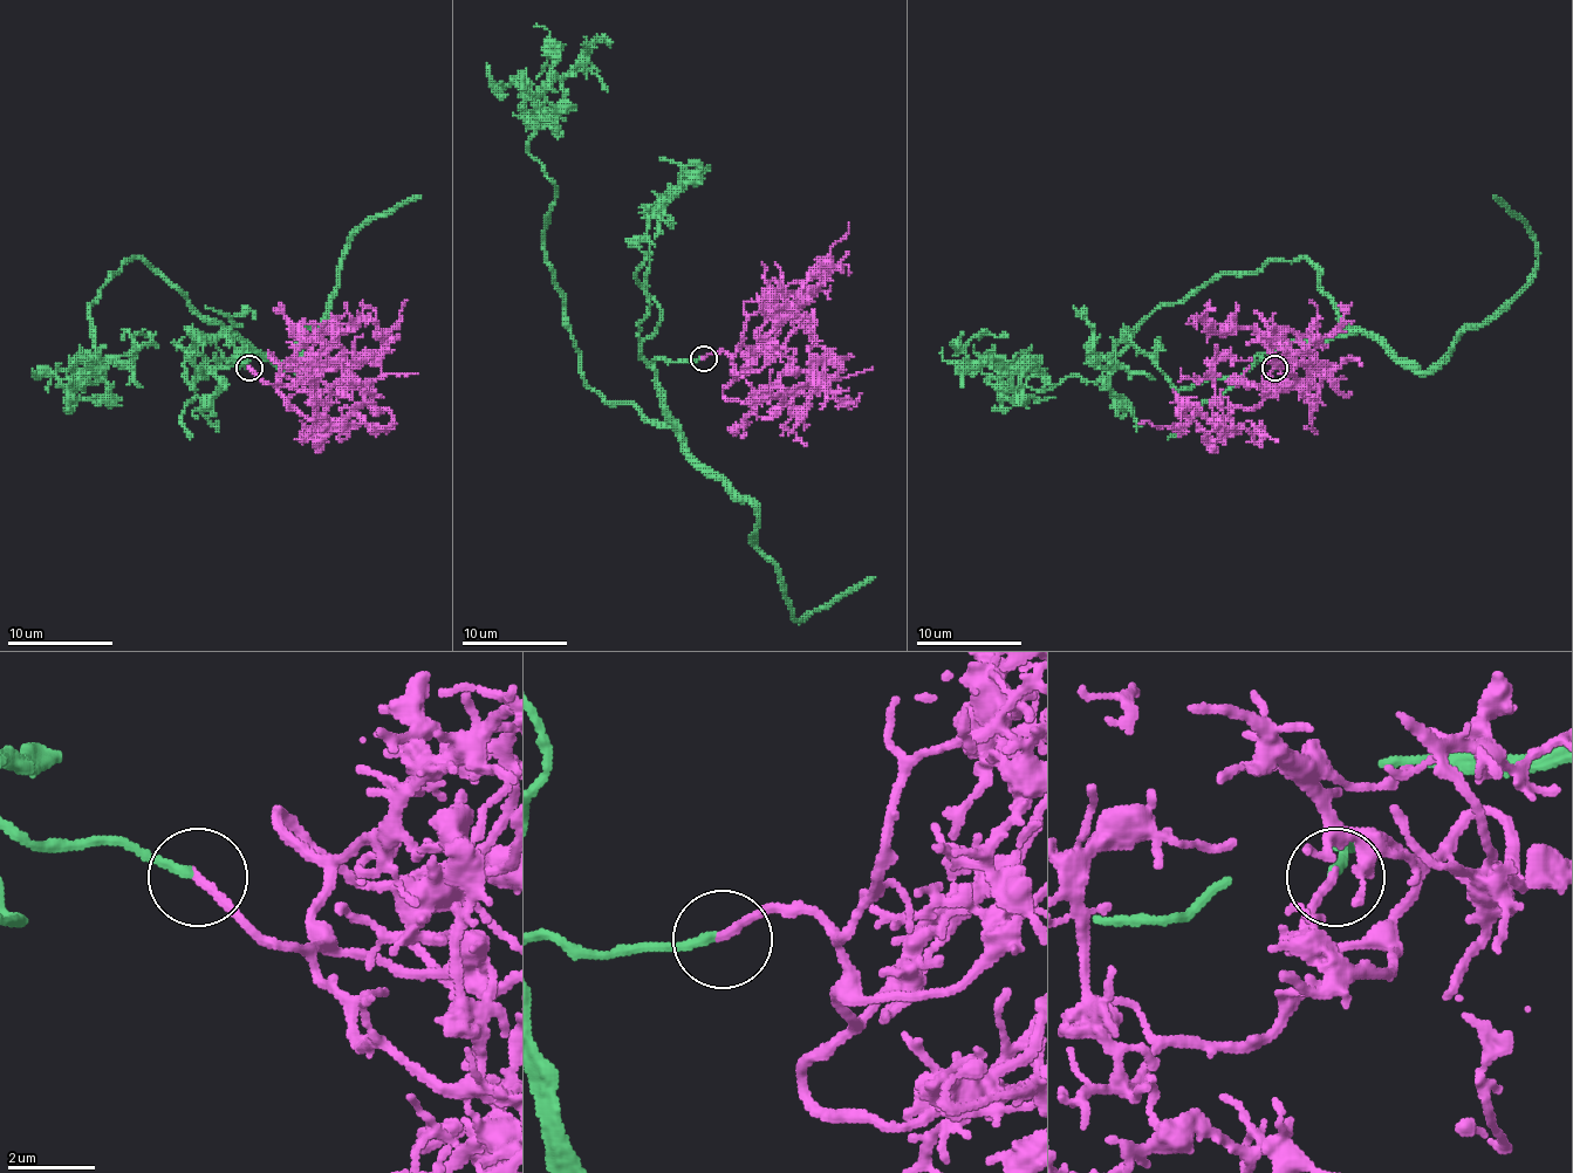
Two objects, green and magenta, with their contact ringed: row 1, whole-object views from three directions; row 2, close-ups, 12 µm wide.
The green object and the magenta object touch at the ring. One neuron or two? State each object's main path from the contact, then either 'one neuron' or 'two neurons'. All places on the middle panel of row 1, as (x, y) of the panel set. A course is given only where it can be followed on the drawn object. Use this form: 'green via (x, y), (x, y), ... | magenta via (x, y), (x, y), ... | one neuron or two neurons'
green via (702, 359), (651, 359), (676, 430), (586, 383), (545, 260), (555, 186), (528, 142), (589, 49), (607, 91) | magenta via (704, 359), (723, 351), (736, 377), (770, 347), (814, 377), (831, 377), (835, 398), (854, 404), (862, 393) | one neuron

